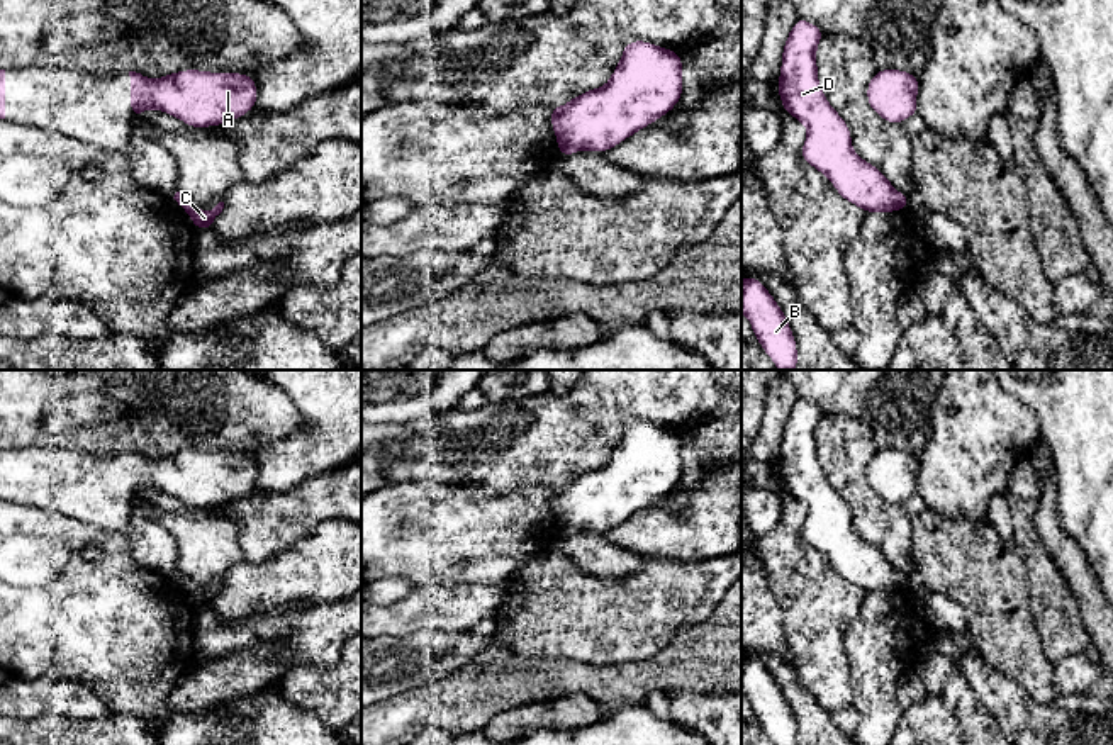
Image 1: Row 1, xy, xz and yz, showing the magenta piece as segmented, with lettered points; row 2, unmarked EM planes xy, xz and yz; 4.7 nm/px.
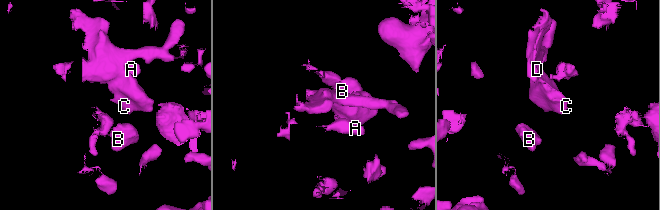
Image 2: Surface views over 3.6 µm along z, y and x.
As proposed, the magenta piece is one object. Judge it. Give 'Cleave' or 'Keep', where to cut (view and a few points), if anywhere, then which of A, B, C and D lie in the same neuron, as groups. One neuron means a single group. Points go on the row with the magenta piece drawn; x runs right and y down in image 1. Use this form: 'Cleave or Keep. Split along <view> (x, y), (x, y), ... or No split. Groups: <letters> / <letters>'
Keep. No split. Groups: A B C D

